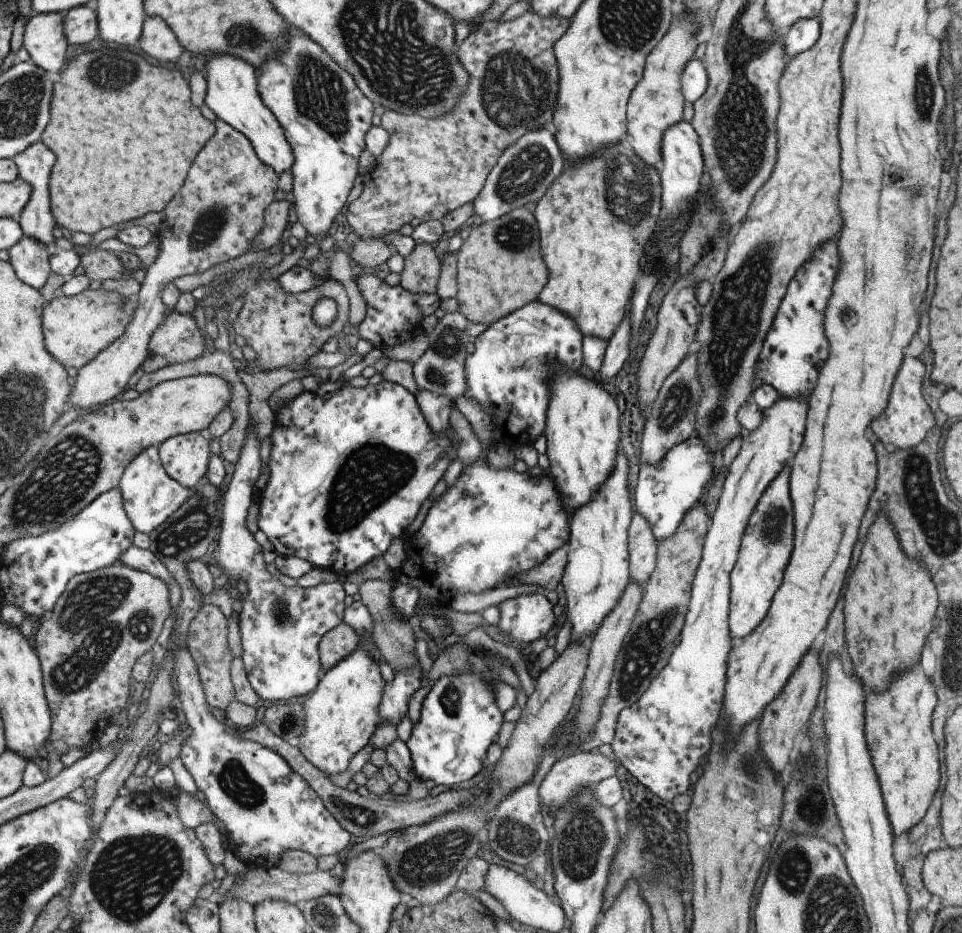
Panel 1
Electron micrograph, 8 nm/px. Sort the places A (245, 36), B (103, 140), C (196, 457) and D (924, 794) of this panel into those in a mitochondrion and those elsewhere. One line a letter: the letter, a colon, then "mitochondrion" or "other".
A: mitochondrion
B: other
C: other
D: other

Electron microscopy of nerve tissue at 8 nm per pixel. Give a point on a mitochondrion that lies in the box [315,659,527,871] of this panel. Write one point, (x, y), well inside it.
(358, 816)

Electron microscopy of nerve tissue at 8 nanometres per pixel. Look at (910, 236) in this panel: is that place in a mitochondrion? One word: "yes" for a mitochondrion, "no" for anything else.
yes

